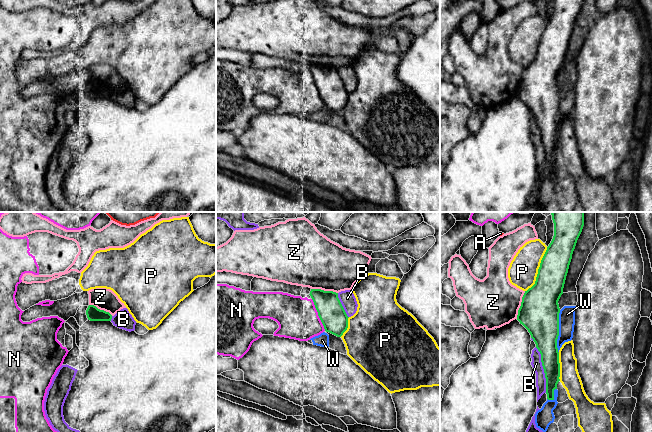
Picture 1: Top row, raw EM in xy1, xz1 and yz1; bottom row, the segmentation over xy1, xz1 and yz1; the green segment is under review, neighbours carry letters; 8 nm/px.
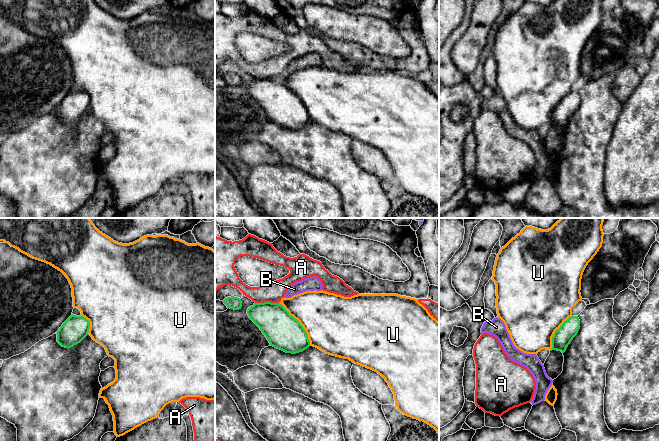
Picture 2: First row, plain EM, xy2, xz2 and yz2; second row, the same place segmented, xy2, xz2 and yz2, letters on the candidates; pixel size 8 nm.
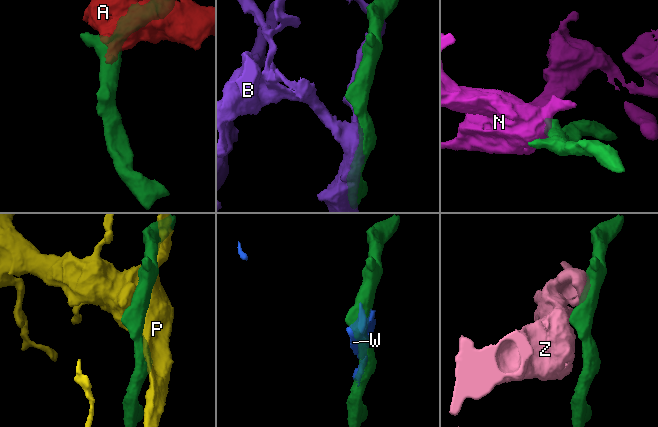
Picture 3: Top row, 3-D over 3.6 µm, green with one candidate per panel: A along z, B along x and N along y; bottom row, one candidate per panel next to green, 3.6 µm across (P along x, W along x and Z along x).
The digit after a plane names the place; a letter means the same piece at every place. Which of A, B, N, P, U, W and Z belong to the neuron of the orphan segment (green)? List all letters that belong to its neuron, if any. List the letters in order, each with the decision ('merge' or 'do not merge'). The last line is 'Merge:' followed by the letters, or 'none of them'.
A: do not merge
B: do not merge
N: do not merge
P: do not merge
U: merge
W: do not merge
Z: do not merge
Merge: U

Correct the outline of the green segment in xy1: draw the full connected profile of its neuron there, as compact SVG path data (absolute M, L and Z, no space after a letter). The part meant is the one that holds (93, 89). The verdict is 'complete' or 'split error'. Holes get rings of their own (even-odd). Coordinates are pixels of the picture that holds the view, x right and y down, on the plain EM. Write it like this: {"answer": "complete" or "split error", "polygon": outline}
{"answer": "complete", "polygon": "M89 81L86 91L90 97L111 97L112 91L109 88L98 85L94 81Z"}

